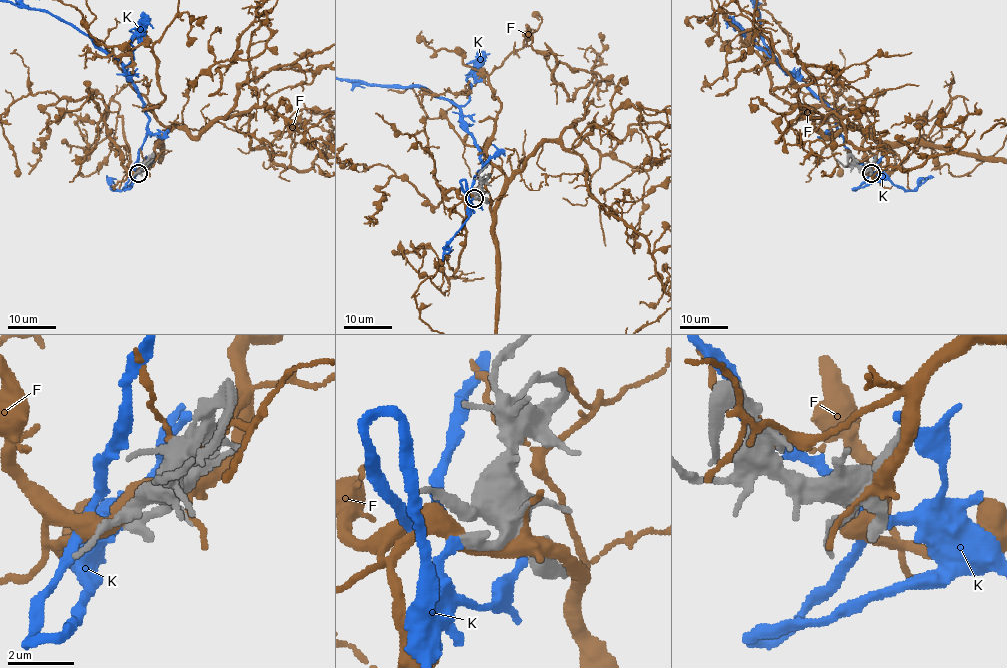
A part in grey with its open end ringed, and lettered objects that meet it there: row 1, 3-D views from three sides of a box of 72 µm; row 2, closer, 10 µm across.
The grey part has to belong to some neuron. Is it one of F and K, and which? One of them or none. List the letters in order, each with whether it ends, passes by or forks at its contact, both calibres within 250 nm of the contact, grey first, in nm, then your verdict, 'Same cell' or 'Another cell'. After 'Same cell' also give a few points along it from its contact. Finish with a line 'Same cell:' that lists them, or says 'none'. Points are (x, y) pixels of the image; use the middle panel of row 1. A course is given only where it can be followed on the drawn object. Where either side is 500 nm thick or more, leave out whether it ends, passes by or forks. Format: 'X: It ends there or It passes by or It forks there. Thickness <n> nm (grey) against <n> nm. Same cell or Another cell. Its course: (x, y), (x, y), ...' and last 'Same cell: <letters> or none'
F: It passes by. Thickness 400 nm (grey) against 440 nm. Another cell
K: It passes by. Thickness 380 nm (grey) against 190 nm. Same cell
Same cell: K

